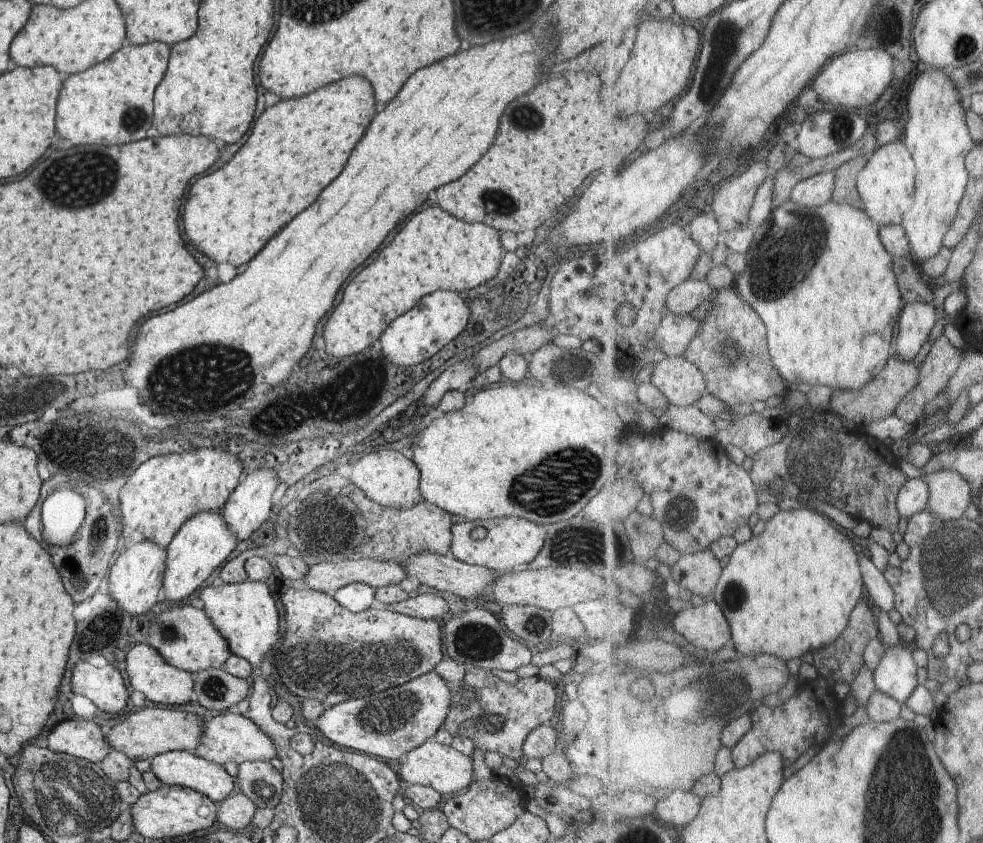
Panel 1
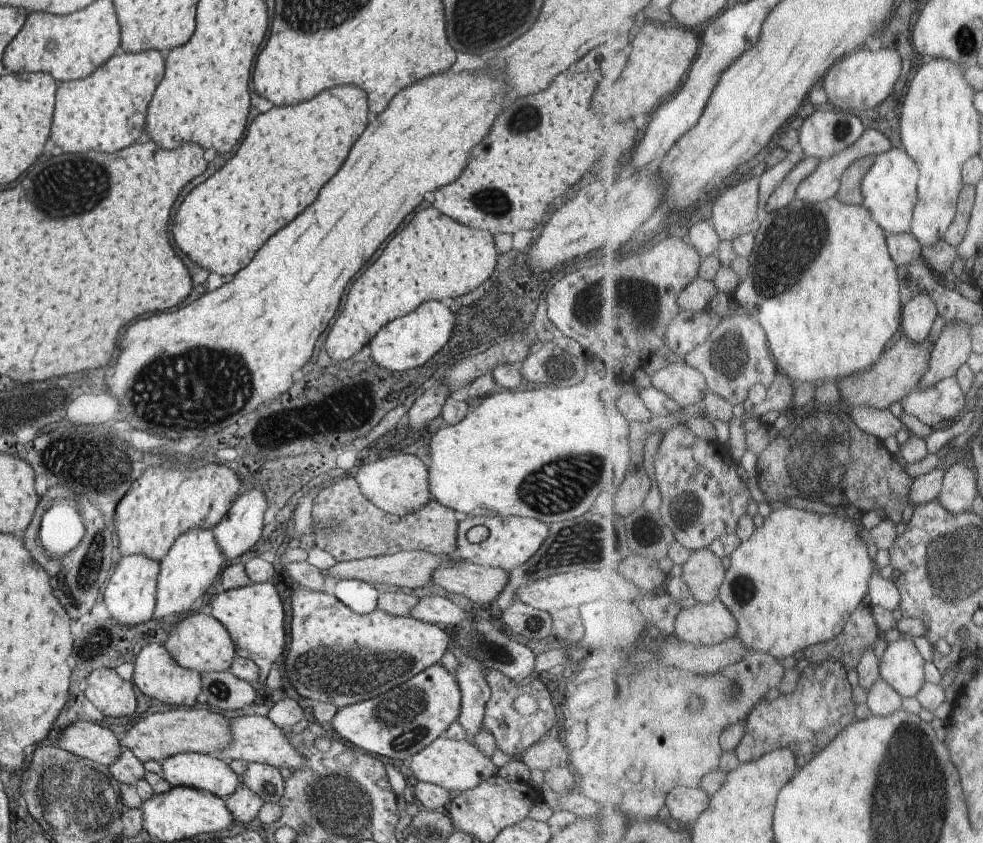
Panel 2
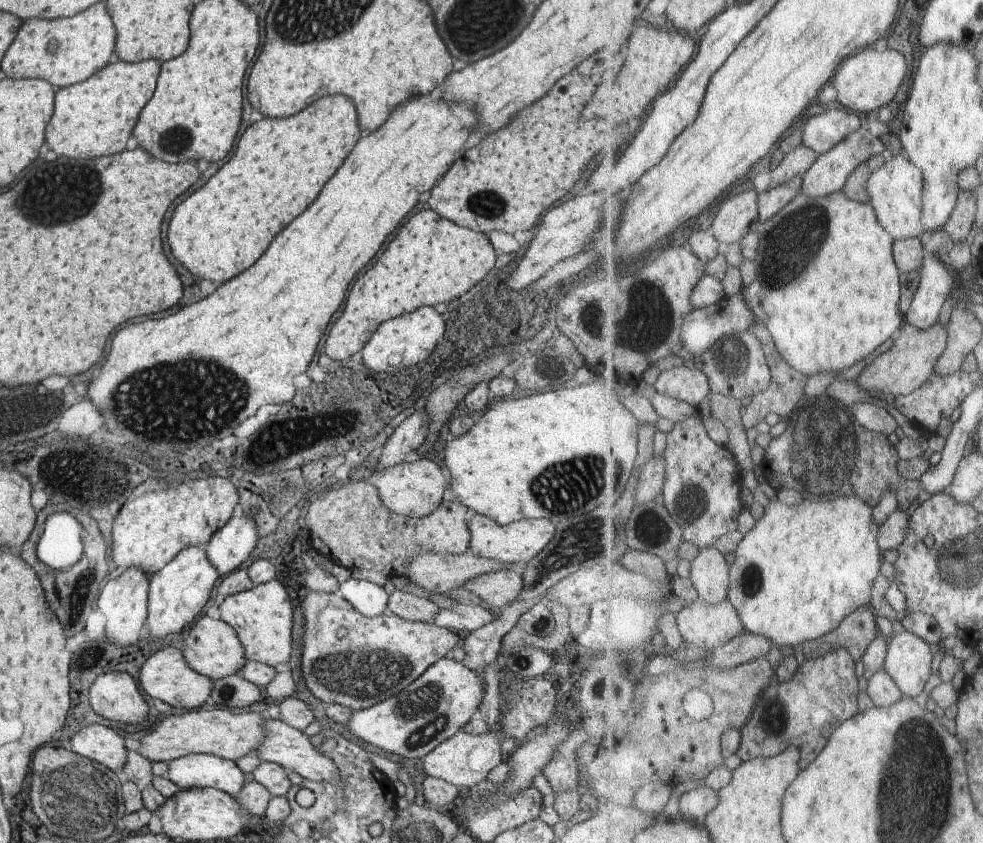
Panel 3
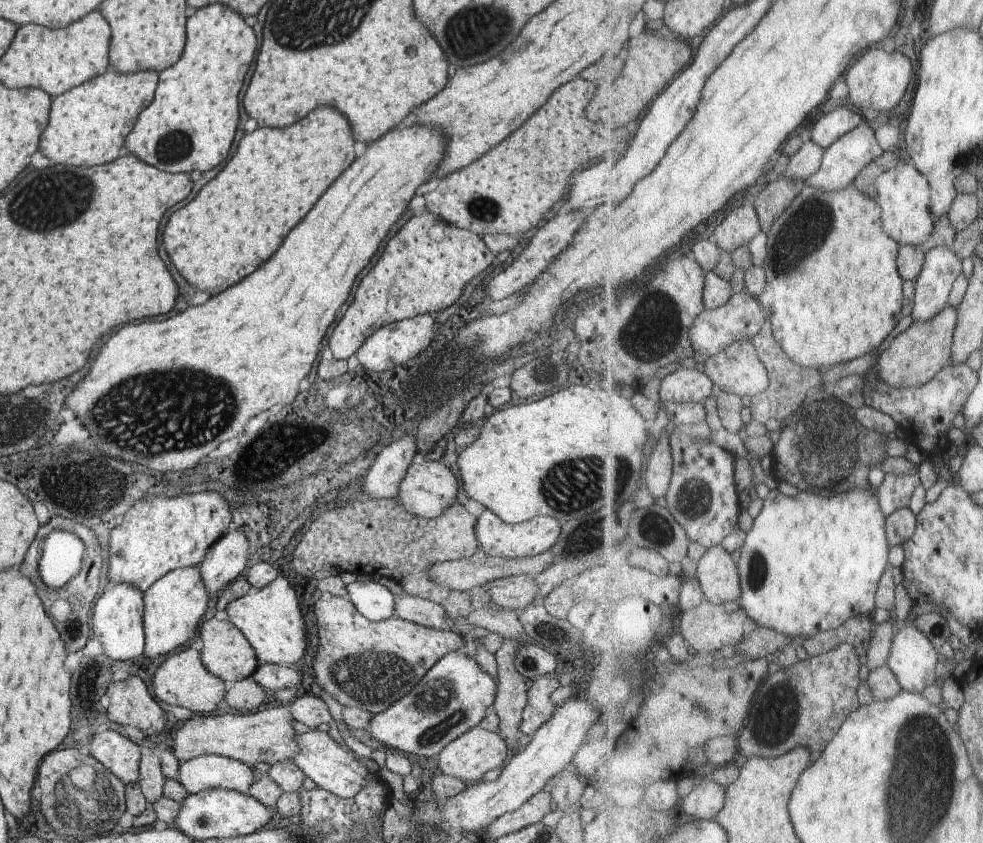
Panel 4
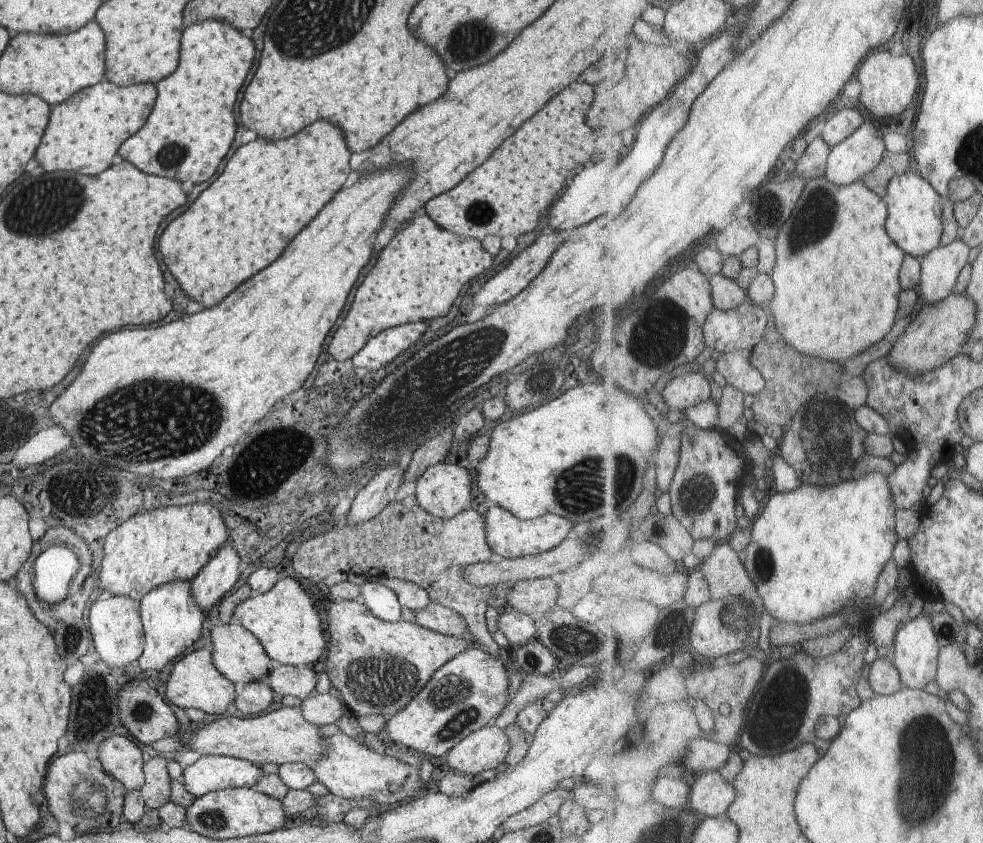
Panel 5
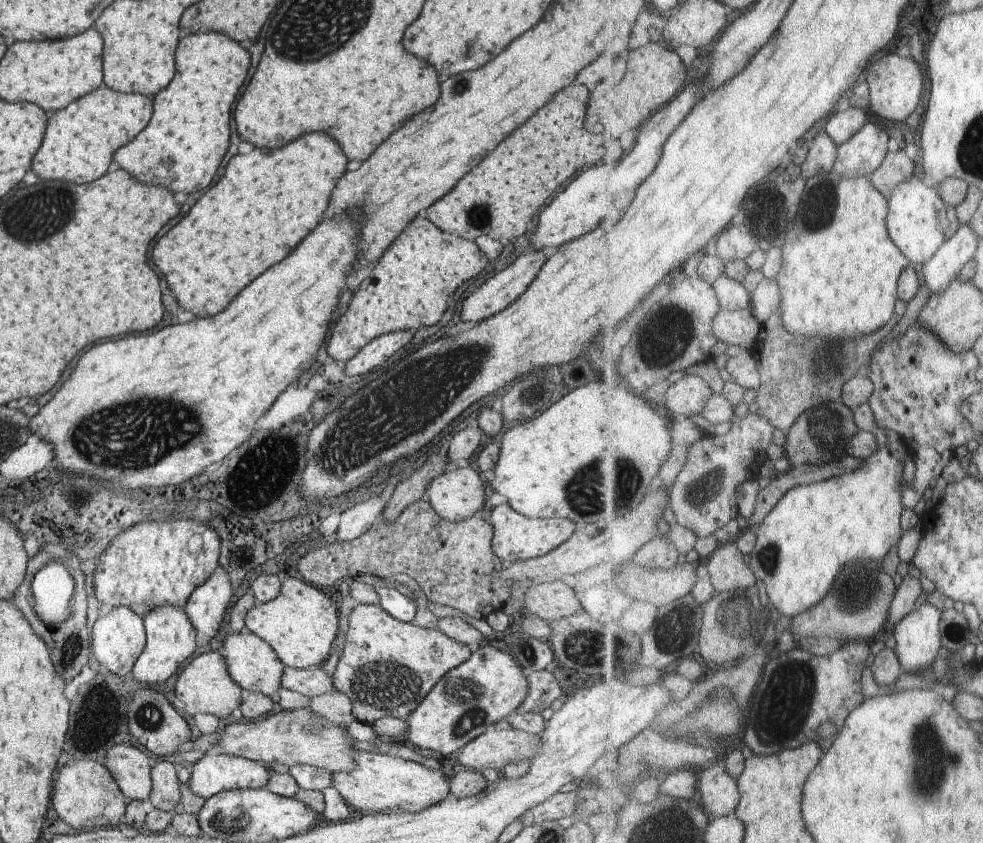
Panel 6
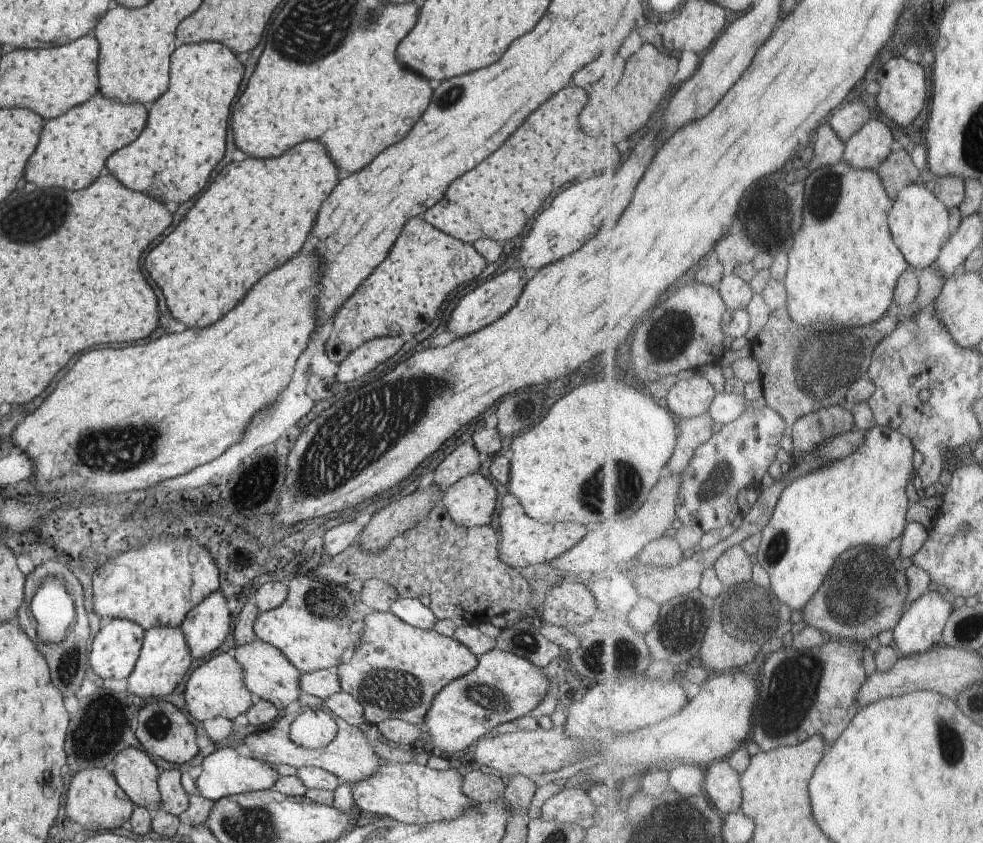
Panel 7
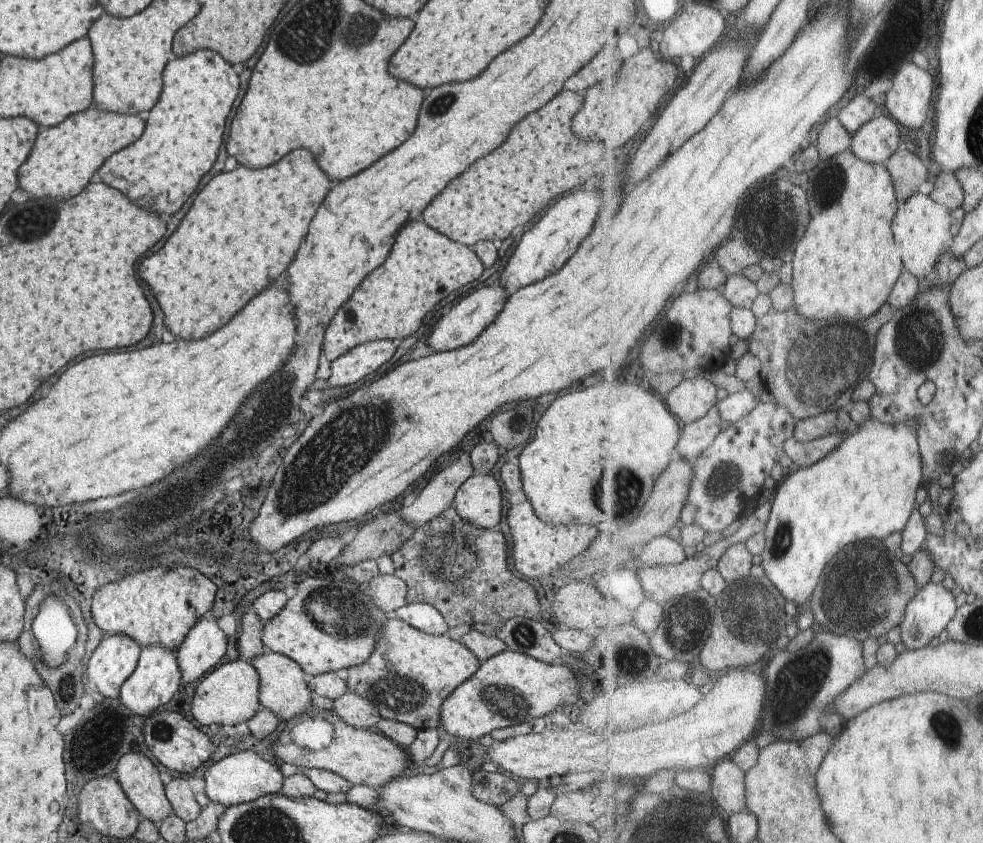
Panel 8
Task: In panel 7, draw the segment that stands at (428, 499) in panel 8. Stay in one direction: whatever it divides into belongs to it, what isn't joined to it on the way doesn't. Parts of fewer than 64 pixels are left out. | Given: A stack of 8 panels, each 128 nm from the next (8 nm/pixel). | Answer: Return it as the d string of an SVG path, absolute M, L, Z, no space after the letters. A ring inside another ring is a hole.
M460 444L436 468L434 483L438 484L440 490L446 491L448 486L458 482L460 478L464 478L472 472L479 473L481 458L483 457L474 444Z

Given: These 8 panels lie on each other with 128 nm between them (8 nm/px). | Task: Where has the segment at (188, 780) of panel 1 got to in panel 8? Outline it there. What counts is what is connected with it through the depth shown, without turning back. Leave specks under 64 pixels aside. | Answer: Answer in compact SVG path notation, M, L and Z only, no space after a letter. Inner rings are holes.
M239 751L212 764L204 773L204 792L210 801L225 808L251 802L268 794L281 793L284 776L277 765L270 764L251 751Z

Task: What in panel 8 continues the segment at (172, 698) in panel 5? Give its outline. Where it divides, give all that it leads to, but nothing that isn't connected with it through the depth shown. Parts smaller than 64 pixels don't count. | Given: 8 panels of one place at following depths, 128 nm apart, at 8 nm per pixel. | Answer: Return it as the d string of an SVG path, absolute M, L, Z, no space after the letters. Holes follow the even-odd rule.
M241 658L226 662L226 664L222 664L221 666L216 666L216 669L208 672L202 678L202 681L198 684L194 692L194 698L192 700L194 720L196 720L198 724L208 727L211 727L212 724L219 726L232 725L236 727L237 724L250 721L262 708L258 696L258 682L258 672L254 670L254 666Z

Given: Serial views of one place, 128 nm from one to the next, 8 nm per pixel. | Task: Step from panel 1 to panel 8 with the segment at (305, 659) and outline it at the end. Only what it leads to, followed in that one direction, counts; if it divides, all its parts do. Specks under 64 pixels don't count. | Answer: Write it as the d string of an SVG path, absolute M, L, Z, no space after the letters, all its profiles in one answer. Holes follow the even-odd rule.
M391 615L382 626L382 632L378 634L376 646L368 656L368 660L359 666L344 670L343 673L348 692L352 691L360 698L374 704L381 719L408 724L417 732L429 729L441 731L440 710L444 700L454 692L454 688L471 678L474 672L478 671L479 666L478 658L463 643L460 644L447 636L421 632Z

